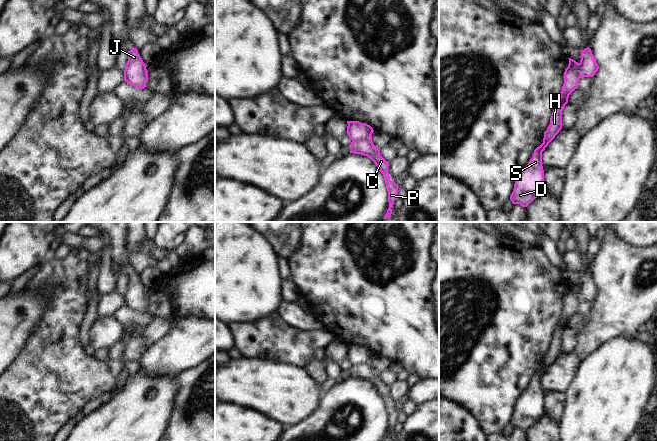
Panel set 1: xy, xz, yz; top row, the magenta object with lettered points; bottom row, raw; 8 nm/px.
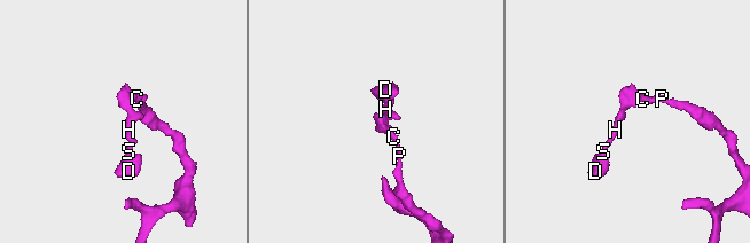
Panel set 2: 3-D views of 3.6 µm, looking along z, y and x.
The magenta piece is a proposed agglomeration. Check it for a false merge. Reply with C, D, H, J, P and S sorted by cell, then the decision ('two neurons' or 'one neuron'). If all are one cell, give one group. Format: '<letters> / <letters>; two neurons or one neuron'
C P / D H J S; two neurons

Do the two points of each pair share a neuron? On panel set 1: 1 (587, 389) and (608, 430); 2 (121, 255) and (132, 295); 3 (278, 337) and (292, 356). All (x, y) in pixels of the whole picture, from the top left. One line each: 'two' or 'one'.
1: one
2: one
3: one

